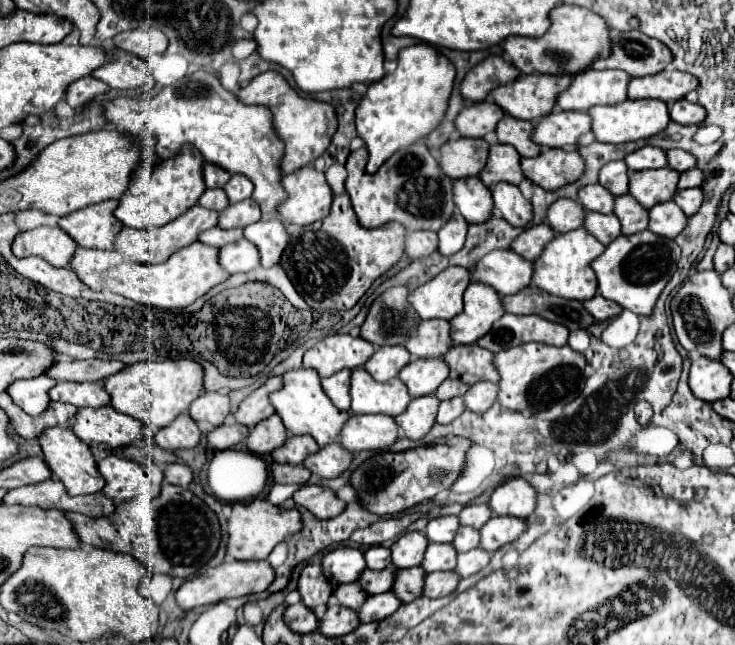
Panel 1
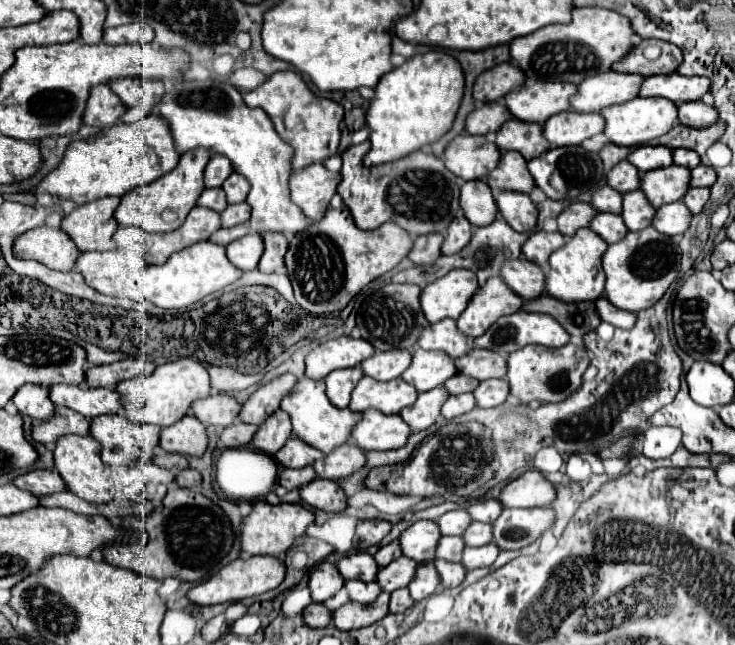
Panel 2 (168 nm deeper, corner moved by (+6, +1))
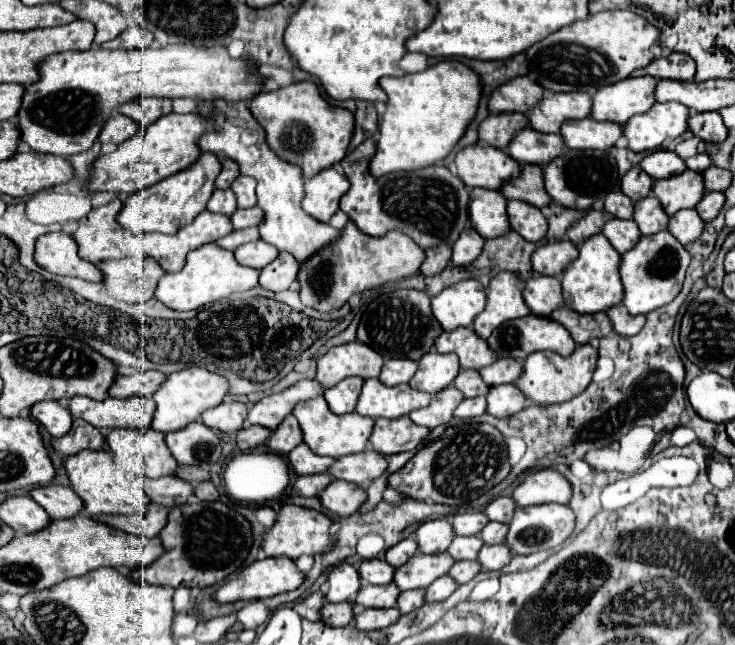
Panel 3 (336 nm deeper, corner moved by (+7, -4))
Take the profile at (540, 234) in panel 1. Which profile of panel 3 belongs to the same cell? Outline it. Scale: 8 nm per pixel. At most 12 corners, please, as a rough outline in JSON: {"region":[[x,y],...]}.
{"region":[[571,240],[541,246],[533,256],[533,270],[559,276],[577,258]]}

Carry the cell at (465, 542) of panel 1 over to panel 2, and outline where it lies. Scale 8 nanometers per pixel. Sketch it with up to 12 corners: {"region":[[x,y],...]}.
{"region":[[470,523],[462,539],[468,547],[492,541],[490,525]]}

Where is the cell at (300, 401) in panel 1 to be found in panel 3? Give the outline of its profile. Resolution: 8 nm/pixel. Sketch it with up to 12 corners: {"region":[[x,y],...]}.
{"region":[[325,398],[297,404],[305,444],[319,456],[367,450],[375,420],[337,416]]}

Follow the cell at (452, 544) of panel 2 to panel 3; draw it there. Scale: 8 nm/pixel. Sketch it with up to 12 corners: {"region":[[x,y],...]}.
{"region":[[455,536],[449,554],[455,560],[475,560],[483,548],[479,536]]}

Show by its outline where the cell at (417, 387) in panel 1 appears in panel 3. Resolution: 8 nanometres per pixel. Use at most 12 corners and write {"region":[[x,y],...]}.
{"region":[[431,352],[409,386],[435,394],[457,378],[457,356]]}

